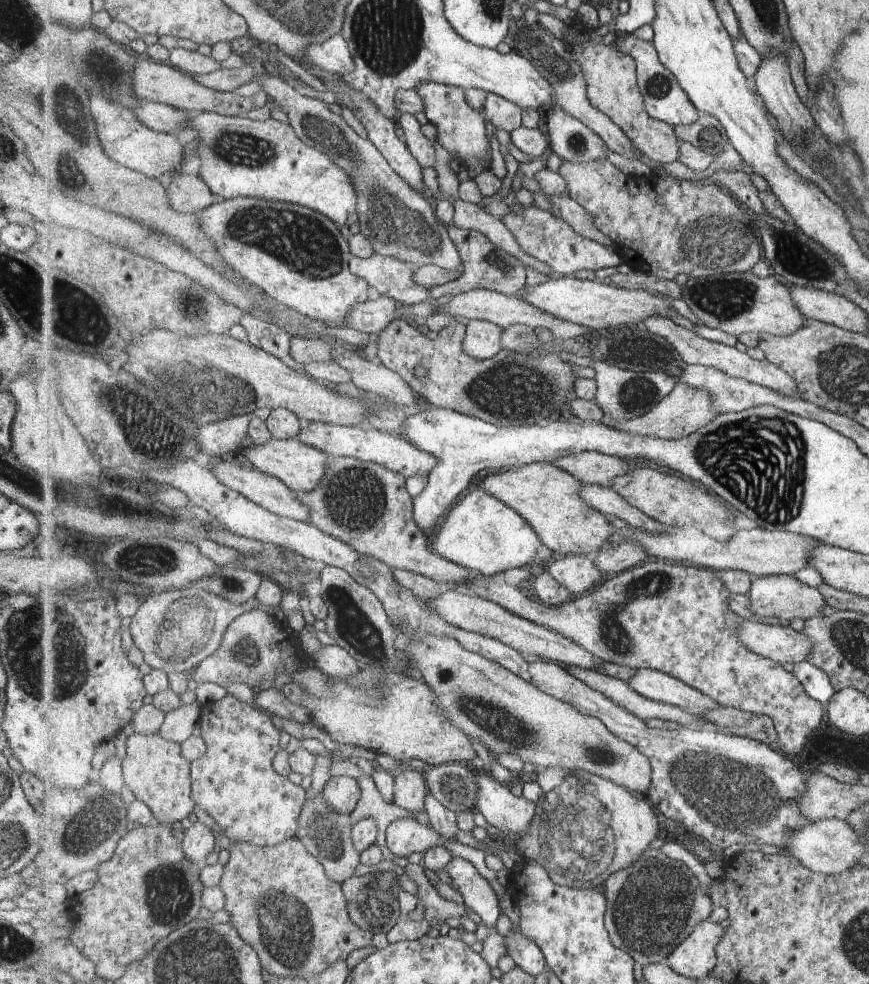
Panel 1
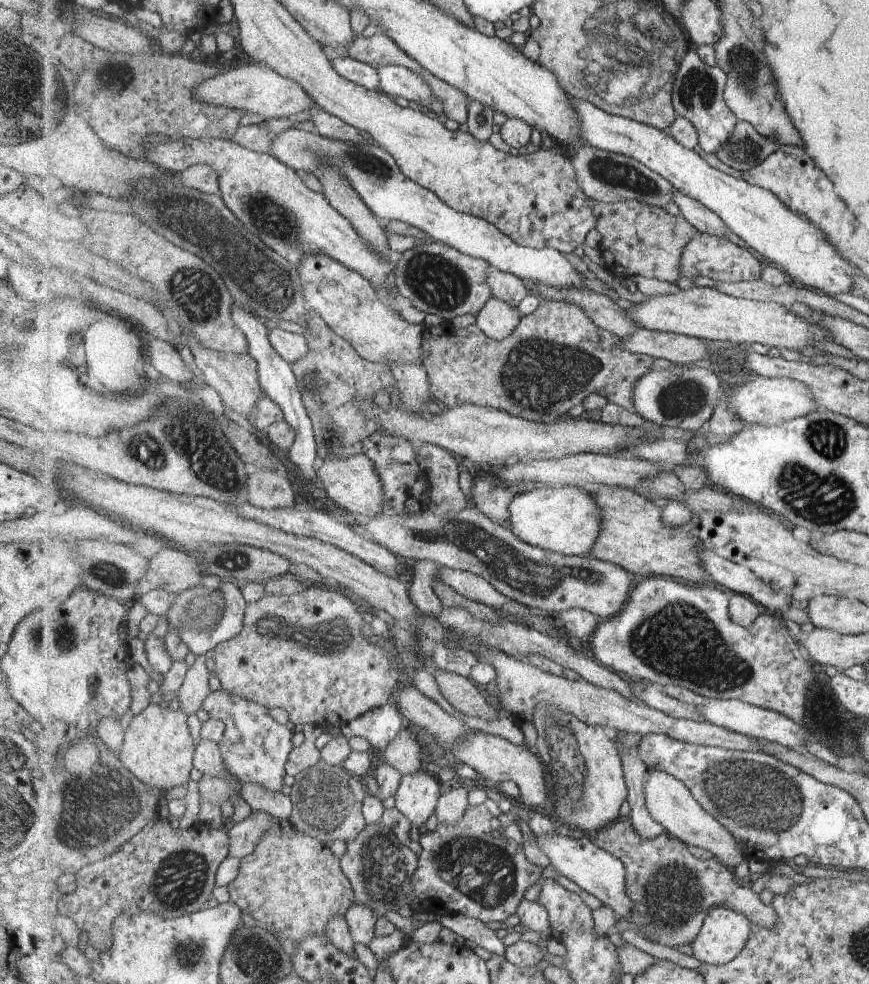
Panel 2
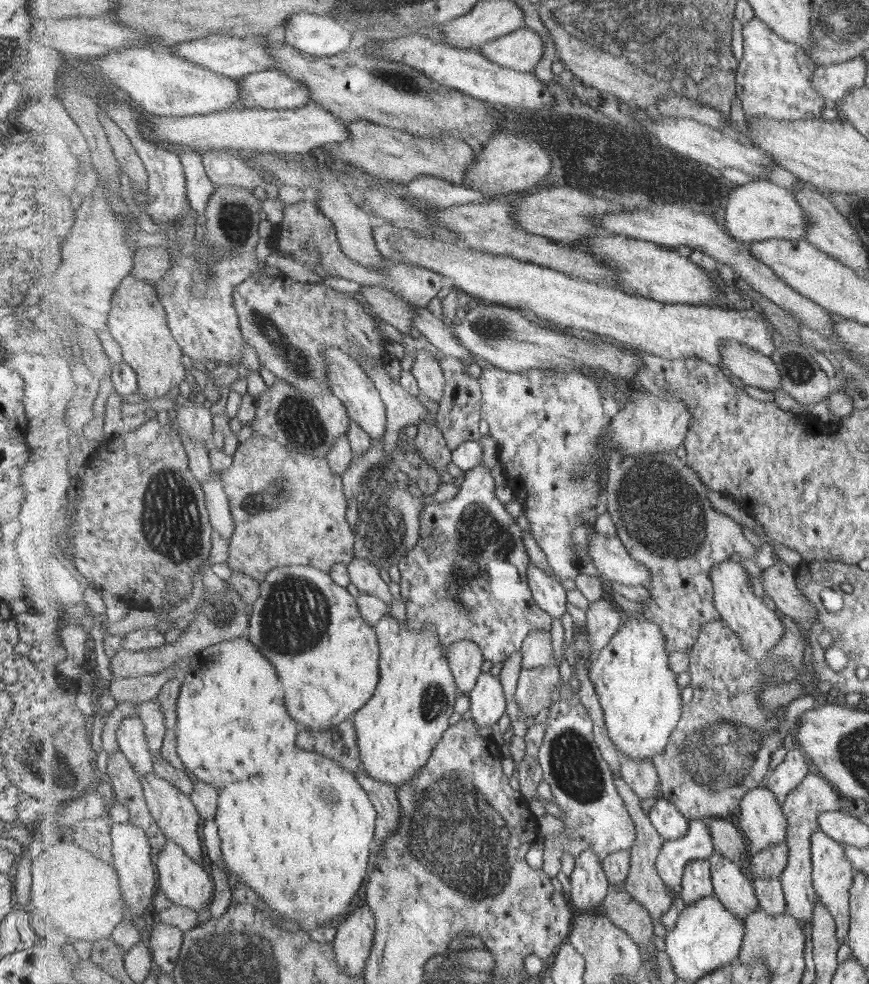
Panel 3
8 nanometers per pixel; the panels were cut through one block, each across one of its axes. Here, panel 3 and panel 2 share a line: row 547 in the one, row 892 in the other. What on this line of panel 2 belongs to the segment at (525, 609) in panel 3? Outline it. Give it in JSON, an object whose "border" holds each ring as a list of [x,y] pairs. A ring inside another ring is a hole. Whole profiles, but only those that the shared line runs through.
{"border":[[[487,799],[479,806],[469,807],[465,816],[453,826],[438,823],[432,831],[421,831],[419,868],[412,878],[414,897],[411,906],[417,912],[462,913],[485,923],[493,920],[501,924],[518,912],[525,892],[537,884],[543,868],[525,858],[522,845],[511,835],[499,835],[491,829],[489,822],[499,814],[498,804]]]}

